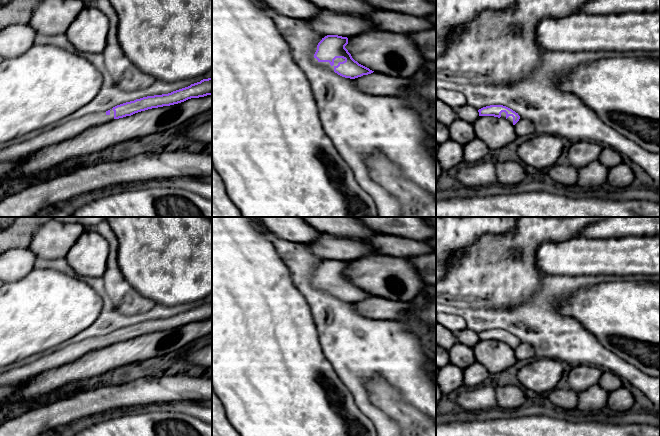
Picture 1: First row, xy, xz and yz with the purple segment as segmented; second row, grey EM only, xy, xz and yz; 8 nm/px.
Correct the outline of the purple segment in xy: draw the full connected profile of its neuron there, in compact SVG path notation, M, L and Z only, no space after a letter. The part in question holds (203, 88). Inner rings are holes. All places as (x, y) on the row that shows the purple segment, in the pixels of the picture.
M212 78L203 79L200 82L168 94L143 97L117 105L106 112L92 113L80 118L71 119L29 140L3 146L0 149L0 161L9 161L21 156L28 156L44 147L68 140L84 133L88 129L98 127L114 119L131 116L152 108L178 104L191 98L199 98L207 95L212 95Z

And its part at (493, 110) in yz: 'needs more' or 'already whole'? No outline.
needs more

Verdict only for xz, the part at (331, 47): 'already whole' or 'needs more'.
needs more

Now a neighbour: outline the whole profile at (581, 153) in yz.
M578 141L572 143L568 153L569 164L579 170L597 160L601 150L602 146L596 142Z

